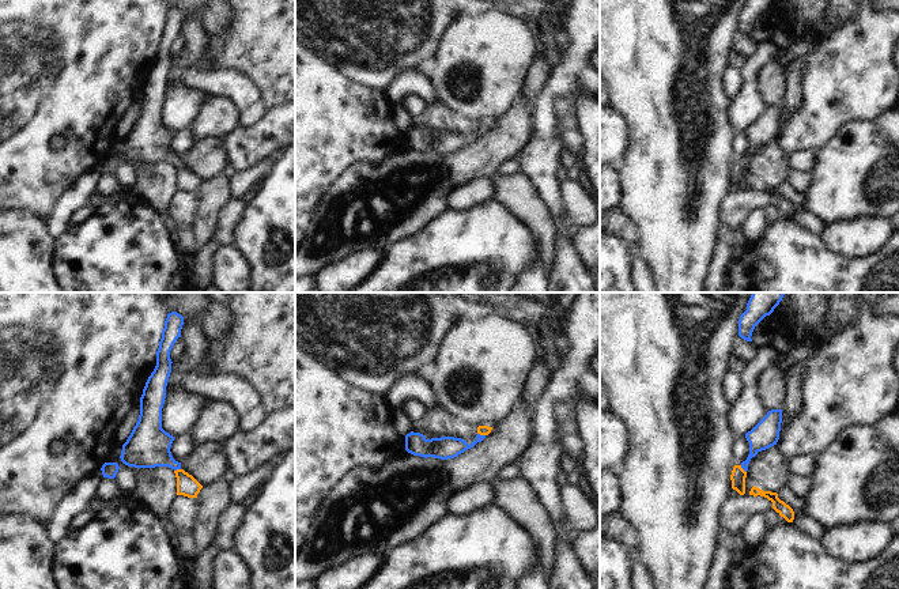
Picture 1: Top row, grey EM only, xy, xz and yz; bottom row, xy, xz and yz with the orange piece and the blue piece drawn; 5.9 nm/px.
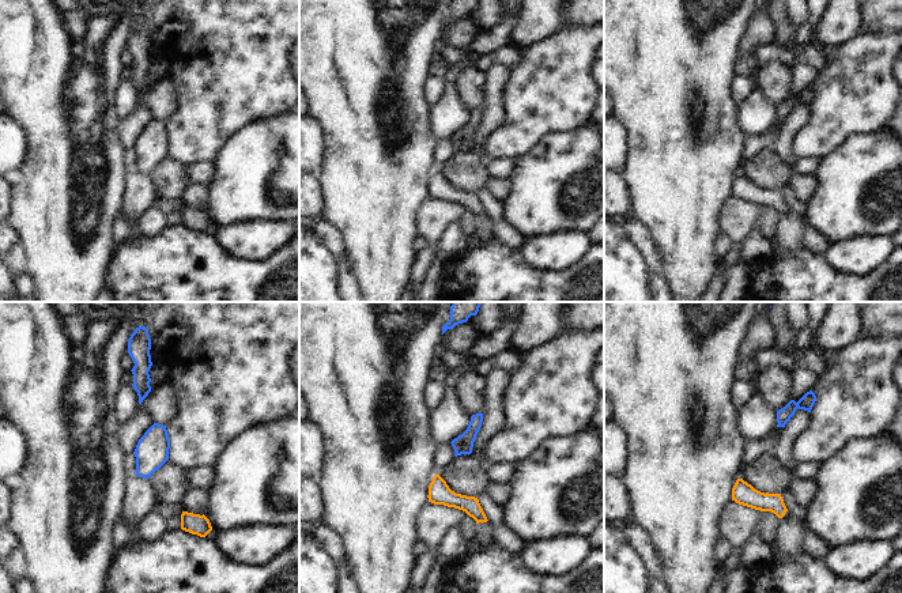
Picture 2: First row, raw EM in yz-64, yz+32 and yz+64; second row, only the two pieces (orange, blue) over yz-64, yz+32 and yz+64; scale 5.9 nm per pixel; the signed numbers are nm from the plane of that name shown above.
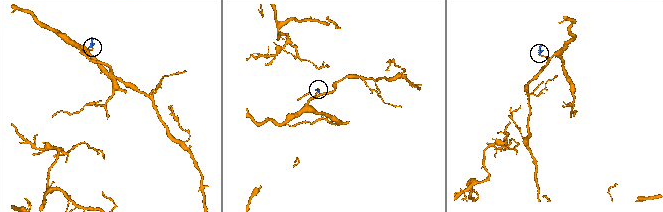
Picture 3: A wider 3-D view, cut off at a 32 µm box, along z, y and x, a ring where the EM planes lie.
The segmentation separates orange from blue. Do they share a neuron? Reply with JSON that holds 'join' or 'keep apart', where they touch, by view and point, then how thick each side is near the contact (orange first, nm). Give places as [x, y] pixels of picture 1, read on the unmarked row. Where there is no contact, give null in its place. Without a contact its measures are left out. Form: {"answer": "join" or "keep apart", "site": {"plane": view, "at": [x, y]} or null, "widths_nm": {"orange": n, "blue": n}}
{"answer": "join", "site": {"plane": "xz", "at": [482, 129]}, "widths_nm": {"orange": 60, "blue": 140}}

